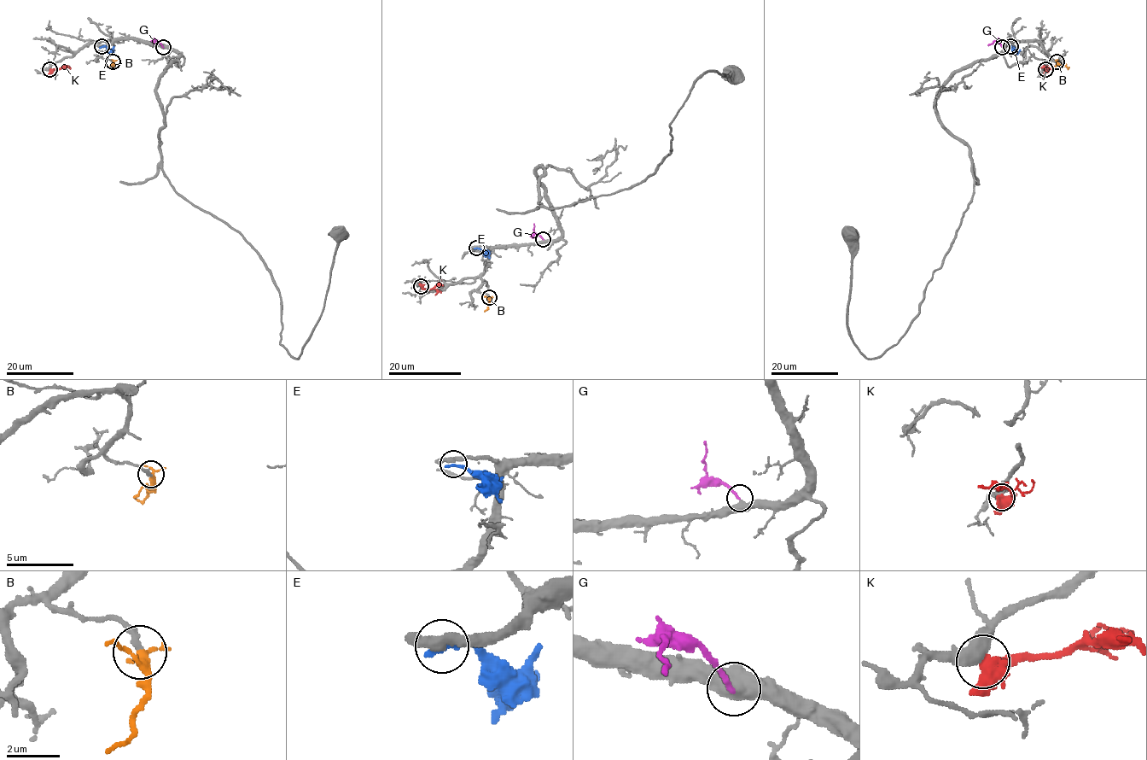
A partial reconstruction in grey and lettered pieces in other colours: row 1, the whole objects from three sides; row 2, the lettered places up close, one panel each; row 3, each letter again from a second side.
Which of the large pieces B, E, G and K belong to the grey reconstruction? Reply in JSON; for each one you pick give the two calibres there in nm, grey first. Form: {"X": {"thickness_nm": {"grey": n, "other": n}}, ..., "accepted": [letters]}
{"B": {"thickness_nm": {"grey": 280, "other": 260}}, "G": {"thickness_nm": {"grey": 480, "other": 190}}, "accepted": ["B", "G"]}

